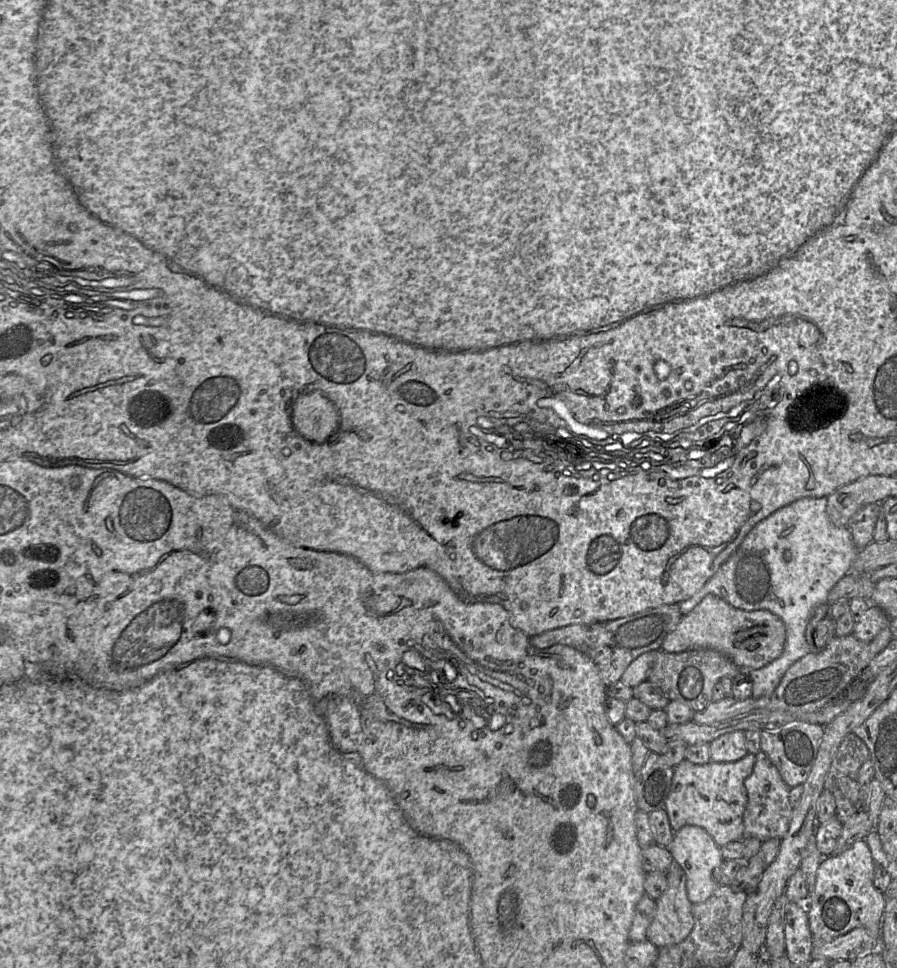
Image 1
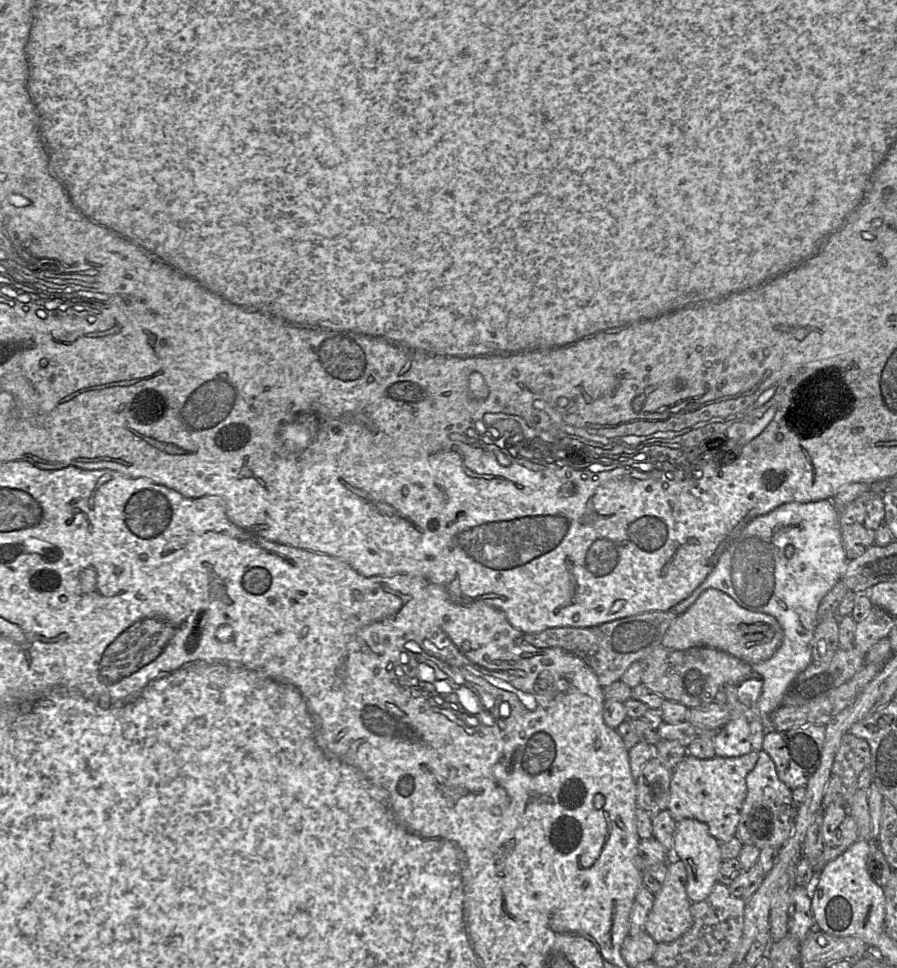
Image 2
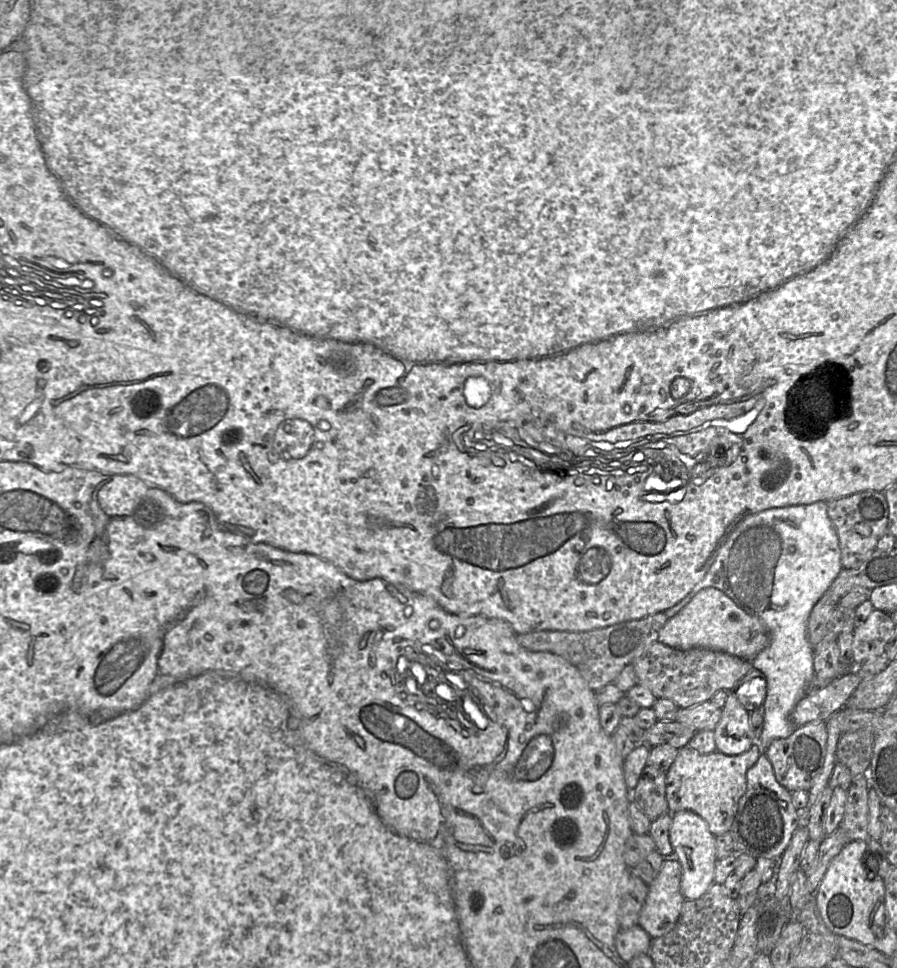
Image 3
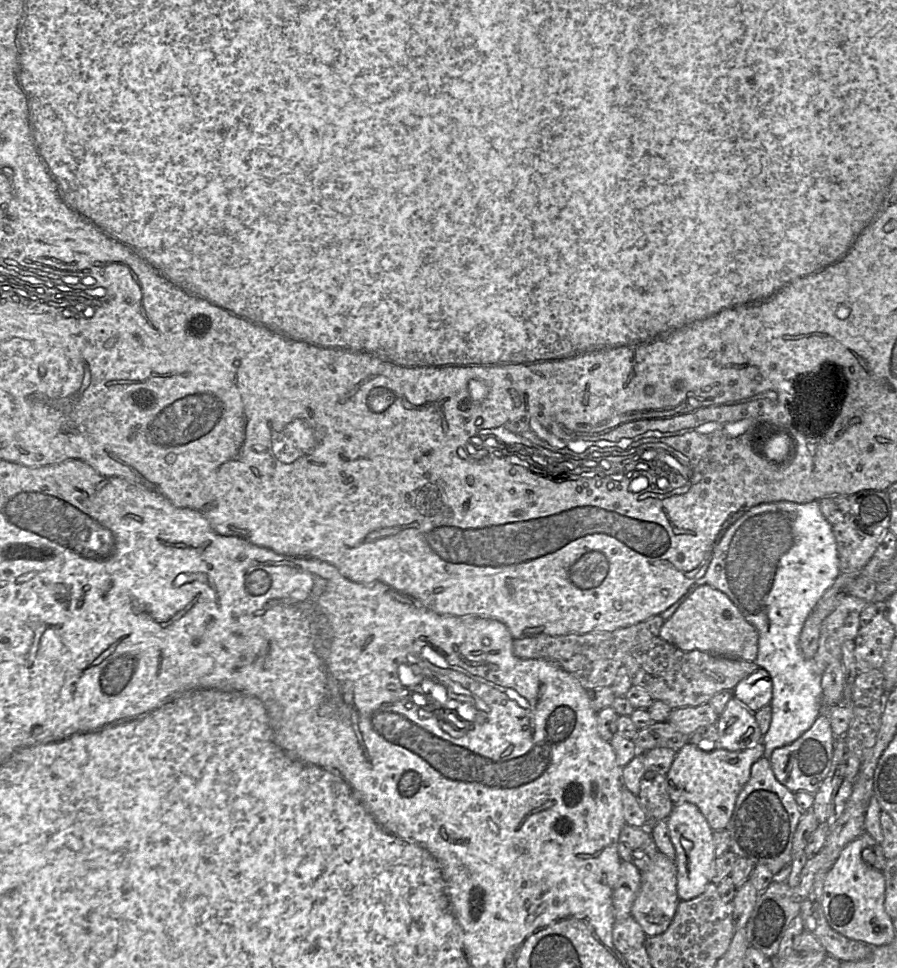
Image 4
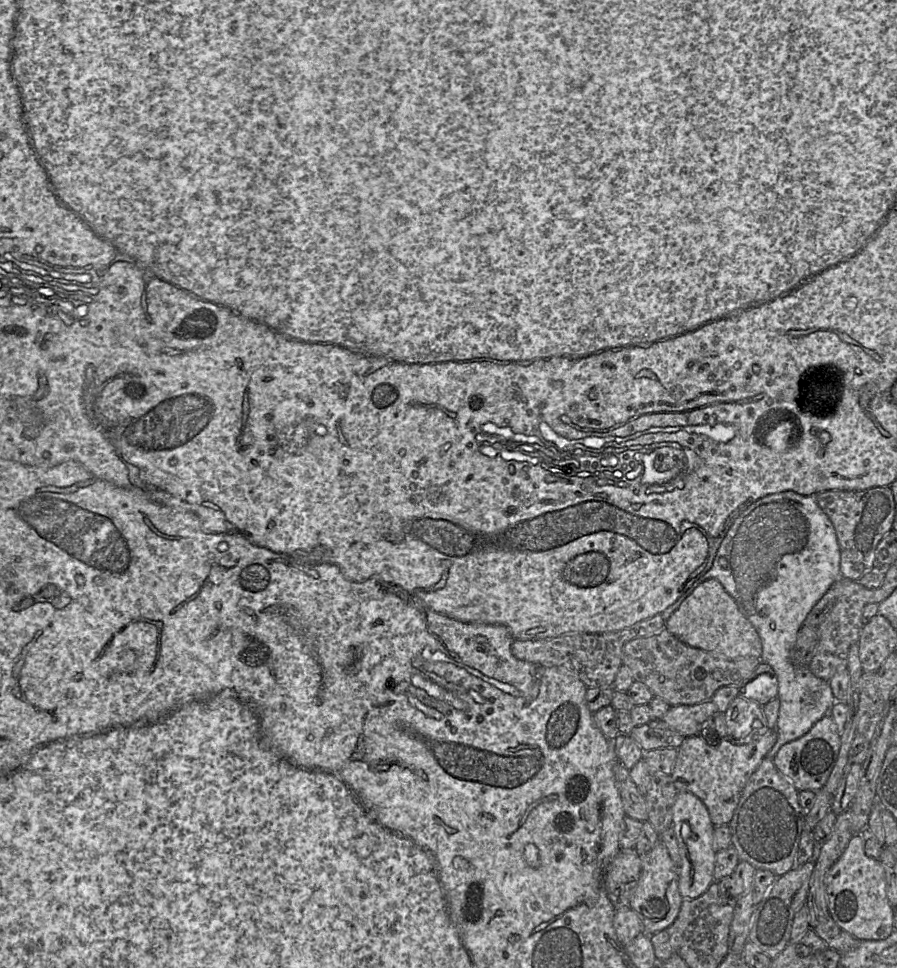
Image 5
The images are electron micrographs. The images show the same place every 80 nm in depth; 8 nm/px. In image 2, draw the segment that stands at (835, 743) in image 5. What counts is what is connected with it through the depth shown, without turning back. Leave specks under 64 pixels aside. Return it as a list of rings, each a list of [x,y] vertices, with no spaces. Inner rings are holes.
[[[805,725],[785,731],[766,732],[762,750],[773,760],[779,779],[791,790],[805,787],[819,767],[825,742],[826,725]]]

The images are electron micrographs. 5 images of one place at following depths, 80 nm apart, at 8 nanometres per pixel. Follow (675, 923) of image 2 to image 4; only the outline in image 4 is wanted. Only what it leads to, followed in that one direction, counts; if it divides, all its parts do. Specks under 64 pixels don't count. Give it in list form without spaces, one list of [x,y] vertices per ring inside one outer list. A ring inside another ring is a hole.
[[[659,850],[649,868],[640,872],[640,889],[633,903],[631,916],[642,927],[647,937],[665,932],[675,916],[680,902],[677,892],[677,872],[676,861]]]

